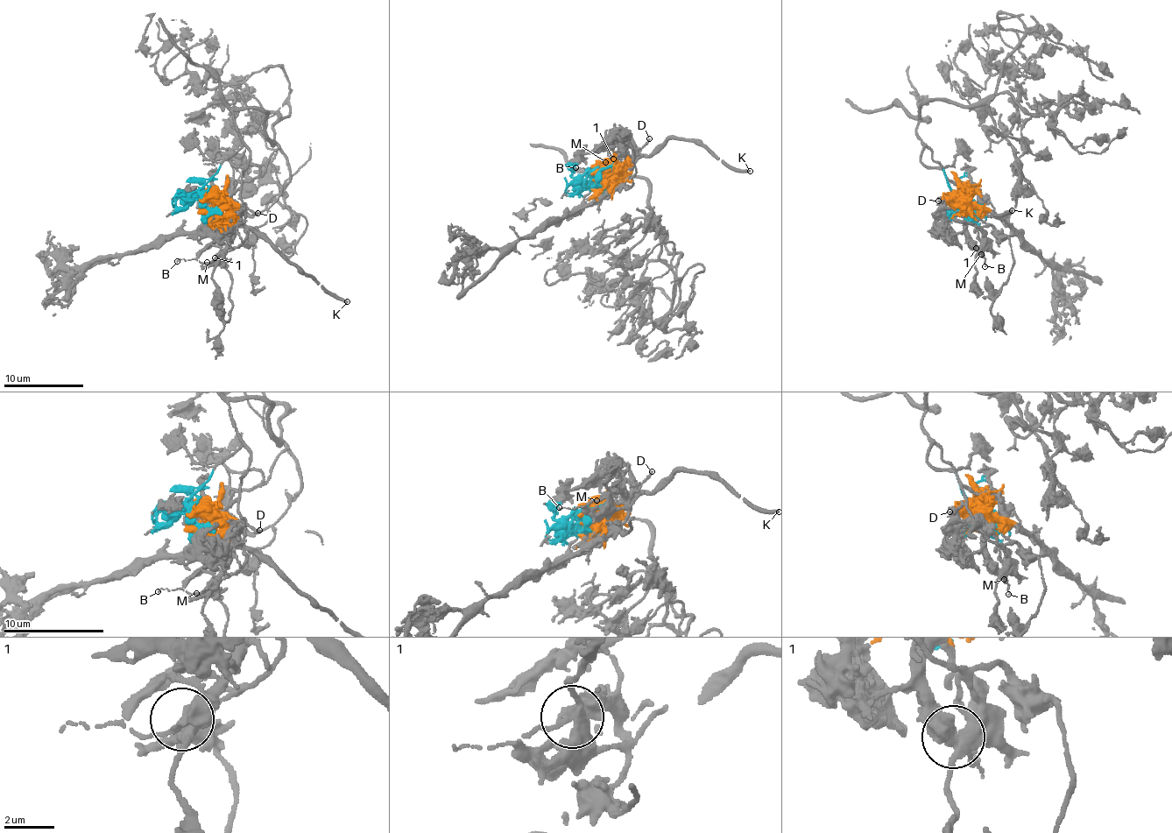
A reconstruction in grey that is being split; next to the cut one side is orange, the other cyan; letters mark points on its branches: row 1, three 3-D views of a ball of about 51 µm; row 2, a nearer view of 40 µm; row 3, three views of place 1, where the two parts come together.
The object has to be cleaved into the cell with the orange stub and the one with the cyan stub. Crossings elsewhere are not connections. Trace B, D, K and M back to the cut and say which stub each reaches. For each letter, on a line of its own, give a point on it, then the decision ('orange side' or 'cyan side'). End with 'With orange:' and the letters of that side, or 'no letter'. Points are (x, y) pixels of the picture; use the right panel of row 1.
B: place (984, 266); orange side
D: place (938, 201); orange side
K: place (1012, 210); orange side
M: place (981, 254); orange side
With orange: B, D, K, M

